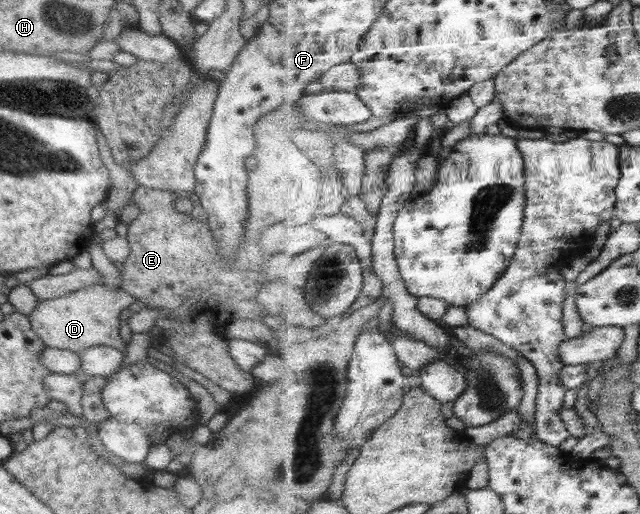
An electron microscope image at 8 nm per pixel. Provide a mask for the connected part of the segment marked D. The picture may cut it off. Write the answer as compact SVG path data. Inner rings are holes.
M98 282L67 295L38 301L27 317L32 330L47 347L73 350L78 354L94 345L107 345L123 351L126 343L119 338L118 317L121 310L131 305L134 300L127 292L107 289Z

